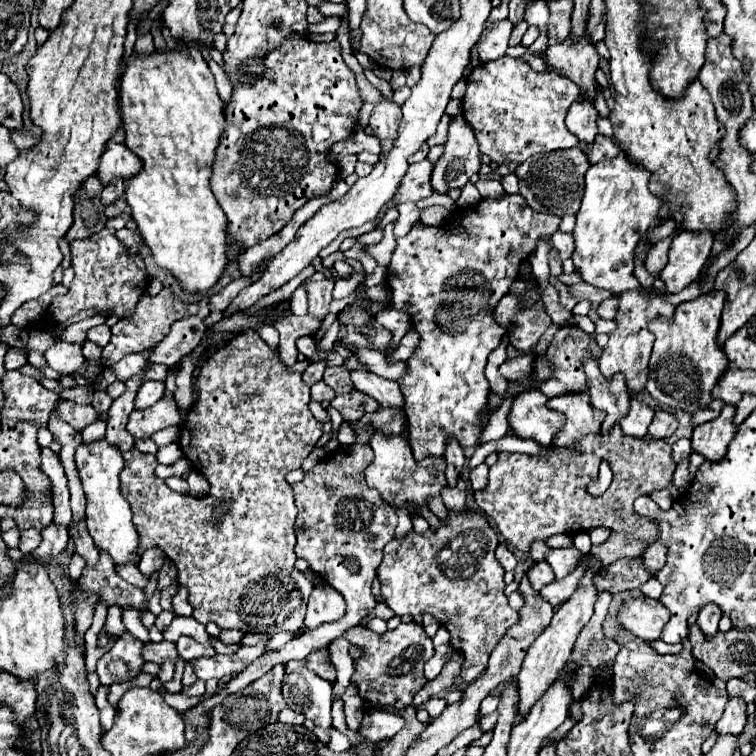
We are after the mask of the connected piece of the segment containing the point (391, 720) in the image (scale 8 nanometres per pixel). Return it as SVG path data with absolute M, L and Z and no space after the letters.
M371 709L365 711L359 731L370 741L379 741L392 738L404 725L401 716Z

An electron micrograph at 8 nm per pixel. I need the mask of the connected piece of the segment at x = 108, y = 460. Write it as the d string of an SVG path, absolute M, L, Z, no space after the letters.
M100 439L90 445L78 445L76 465L78 465L78 473L80 473L84 493L88 499L86 525L88 525L88 533L92 535L96 547L100 551L106 551L114 559L116 567L124 563L138 563L140 553L136 551L140 547L140 537L136 535L136 527L132 523L130 505L122 497L122 491L120 491L120 471L124 469L122 455L118 453L116 447Z

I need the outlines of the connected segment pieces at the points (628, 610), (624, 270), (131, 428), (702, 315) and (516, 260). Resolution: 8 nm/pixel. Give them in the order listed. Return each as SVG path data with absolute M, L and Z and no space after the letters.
M630 599L622 605L618 621L638 639L652 643L660 639L660 631L668 623L668 609L656 599Z
M624 151L612 159L604 159L600 163L594 163L586 171L586 189L582 197L580 211L576 215L576 227L574 227L574 239L576 239L576 249L574 249L574 267L582 273L582 279L594 287L608 289L614 295L622 291L630 291L640 287L640 281L632 275L634 271L634 249L642 237L646 237L650 225L658 219L658 211L662 207L662 199L650 193L650 171L640 167L638 163L632 163L632 159L626 159Z
M162 397L150 409L144 409L144 411L134 409L130 413L126 427L134 439L146 439L156 431L170 427L170 425L178 425L178 423L180 423L180 415L178 415L178 407L176 407L174 399Z
M710 291L698 299L686 301L676 307L674 321L654 319L648 327L656 335L654 351L650 357L650 377L646 391L652 399L672 409L684 409L688 413L708 407L712 401L712 387L720 381L720 375L728 369L728 359L718 345L720 319L726 299L722 291Z
M504 195L502 199L482 199L474 207L454 211L448 225L424 227L418 221L408 235L396 239L396 249L386 275L392 291L392 307L404 309L404 305L410 303L412 307L408 313L412 315L414 329L420 333L420 345L408 359L408 371L398 379L406 401L404 413L408 421L408 441L416 461L422 461L424 457L444 457L450 437L454 437L462 447L480 445L484 431L482 415L488 413L490 395L484 367L488 355L506 335L506 329L492 321L492 311L520 273L520 263L528 259L540 241L550 243L552 233L560 223L562 219L556 215L532 211L528 203L524 203L522 195Z

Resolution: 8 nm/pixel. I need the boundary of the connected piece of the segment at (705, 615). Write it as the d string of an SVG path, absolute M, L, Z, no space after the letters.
M712 603L706 605L706 607L700 611L700 615L698 615L698 627L700 627L700 631L704 631L704 635L706 635L708 639L718 633L718 621L720 621L720 617L722 617L720 607L716 607L716 605L712 605Z

